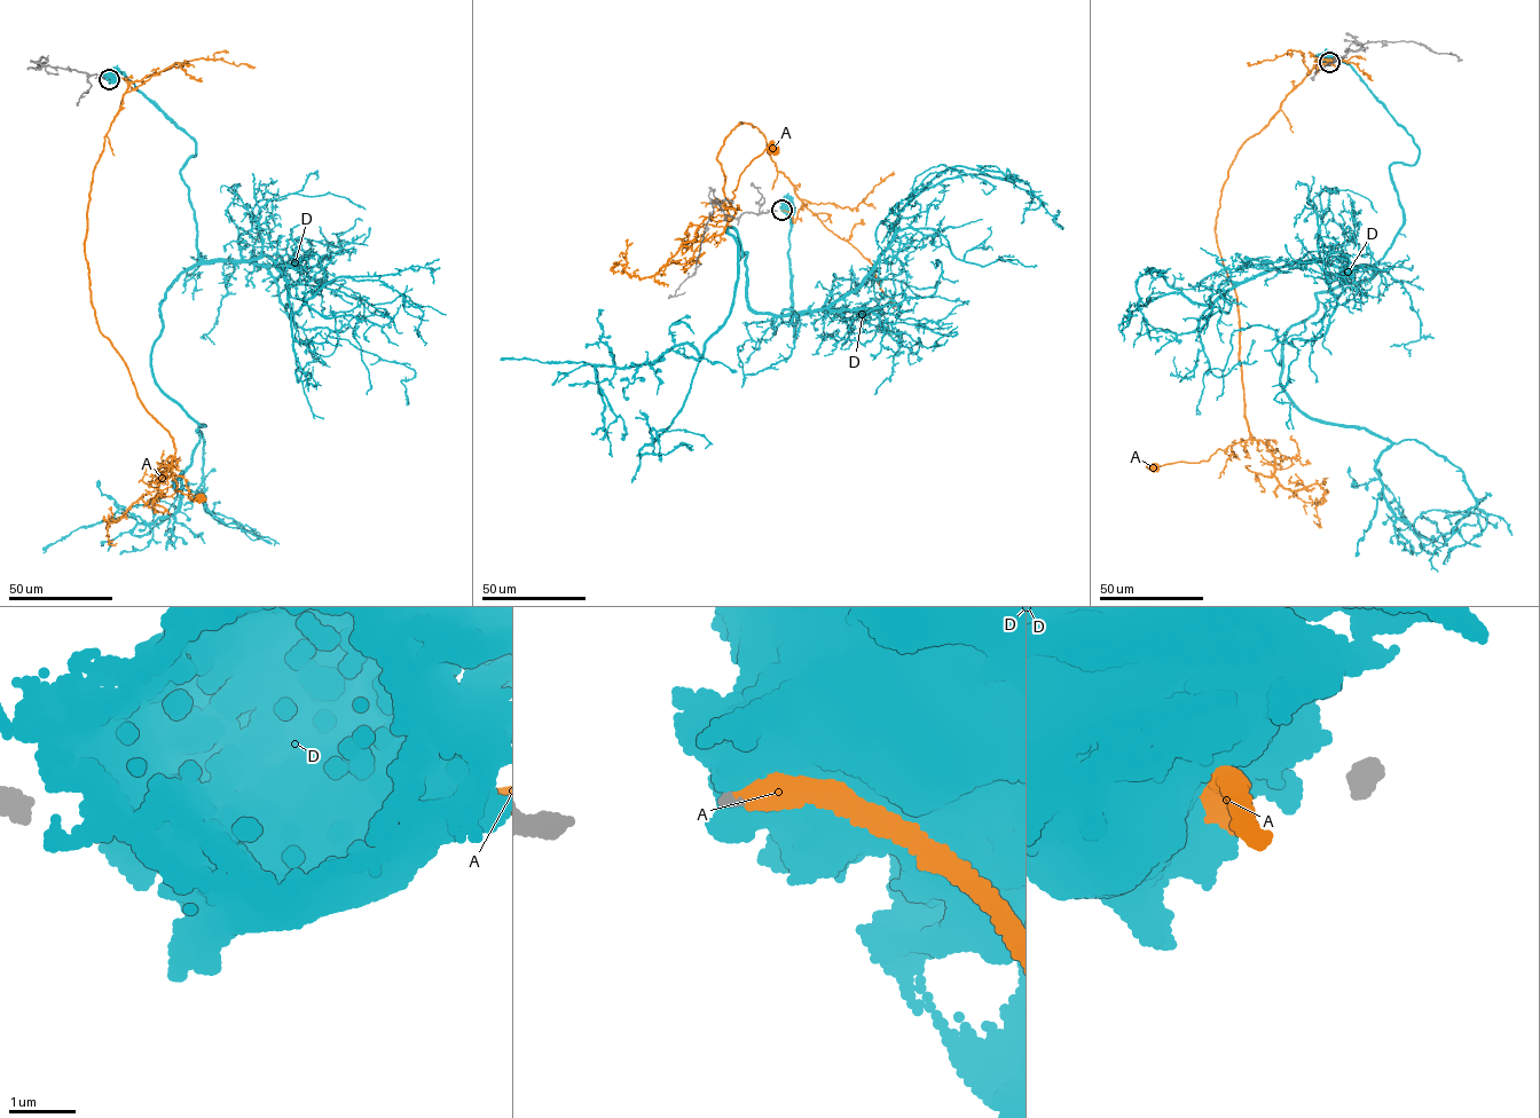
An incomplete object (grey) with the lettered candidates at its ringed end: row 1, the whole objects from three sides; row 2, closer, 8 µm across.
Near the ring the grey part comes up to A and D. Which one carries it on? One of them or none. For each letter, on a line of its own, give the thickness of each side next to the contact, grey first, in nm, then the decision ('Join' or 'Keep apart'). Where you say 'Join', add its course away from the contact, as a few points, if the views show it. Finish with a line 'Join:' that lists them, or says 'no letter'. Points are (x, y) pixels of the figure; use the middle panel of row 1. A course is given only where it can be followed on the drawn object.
A: Thickness 120 nm (grey) against 380 nm. Join. Its course: (782, 210), (794, 221), (802, 203), (755, 127), (740, 123), (716, 157), (728, 221), (740, 174), (774, 151)
D: Thickness 120 nm (grey) against 950 nm. Keep apart
Join: A

